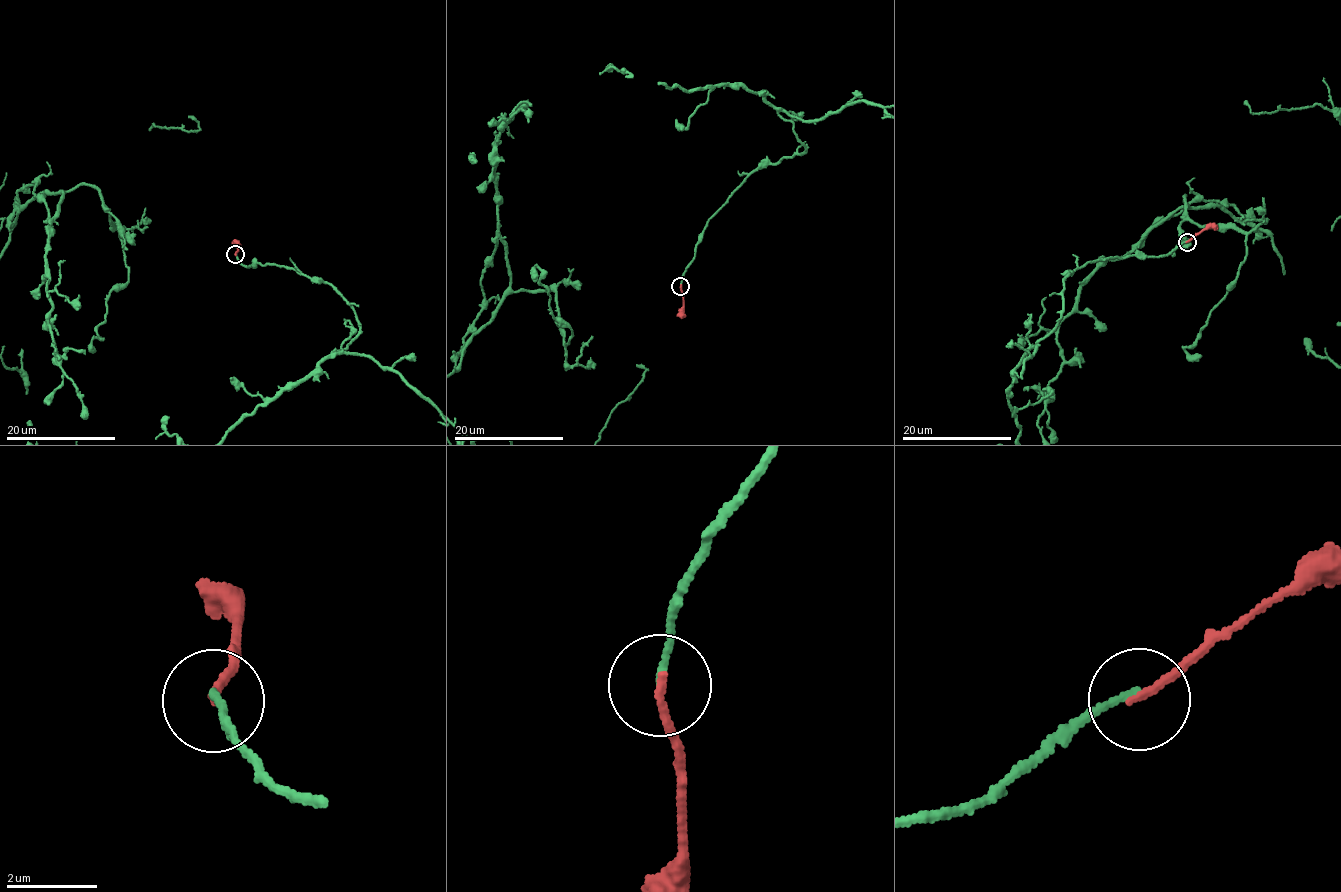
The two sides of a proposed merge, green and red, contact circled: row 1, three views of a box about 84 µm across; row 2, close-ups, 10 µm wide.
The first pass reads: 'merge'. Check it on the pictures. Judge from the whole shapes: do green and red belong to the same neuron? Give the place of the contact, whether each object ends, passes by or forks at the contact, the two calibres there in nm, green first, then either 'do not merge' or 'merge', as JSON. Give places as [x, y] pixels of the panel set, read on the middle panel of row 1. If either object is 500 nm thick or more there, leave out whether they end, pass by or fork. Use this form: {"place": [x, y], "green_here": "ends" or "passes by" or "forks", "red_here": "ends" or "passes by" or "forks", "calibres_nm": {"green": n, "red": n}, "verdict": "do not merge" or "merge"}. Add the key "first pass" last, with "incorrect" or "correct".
{"place": [680, 286], "green_here": "ends", "red_here": "ends", "calibres_nm": {"green": 160, "red": 180}, "verdict": "do not merge", "first pass": "incorrect"}

